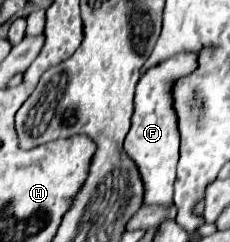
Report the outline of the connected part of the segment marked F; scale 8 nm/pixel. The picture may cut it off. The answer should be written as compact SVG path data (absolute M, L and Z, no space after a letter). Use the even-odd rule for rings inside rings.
M179 54L161 62L141 76L135 94L135 112L131 118L131 130L125 138L125 152L137 164L141 180L143 180L143 206L173 206L173 184L175 184L175 166L179 158L179 130L177 116L171 102L171 86L173 82L195 70L197 62L191 54Z

